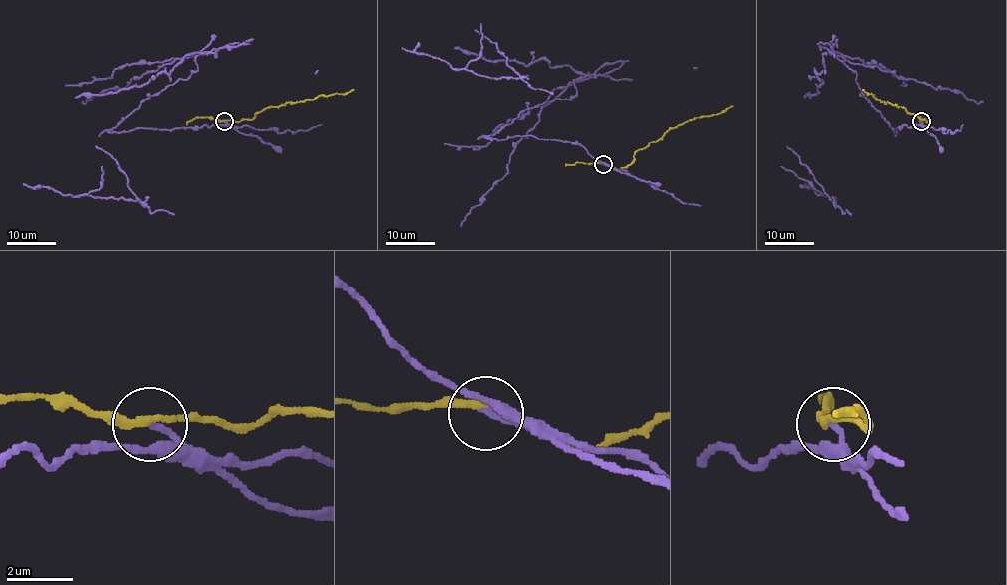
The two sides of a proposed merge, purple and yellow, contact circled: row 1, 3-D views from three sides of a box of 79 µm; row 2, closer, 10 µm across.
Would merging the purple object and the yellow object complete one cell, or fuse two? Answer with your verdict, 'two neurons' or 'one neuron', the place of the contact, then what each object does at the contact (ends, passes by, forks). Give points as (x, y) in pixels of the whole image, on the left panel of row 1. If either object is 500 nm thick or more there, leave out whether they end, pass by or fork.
two neurons | (224, 121) | purple ends | yellow passes by

